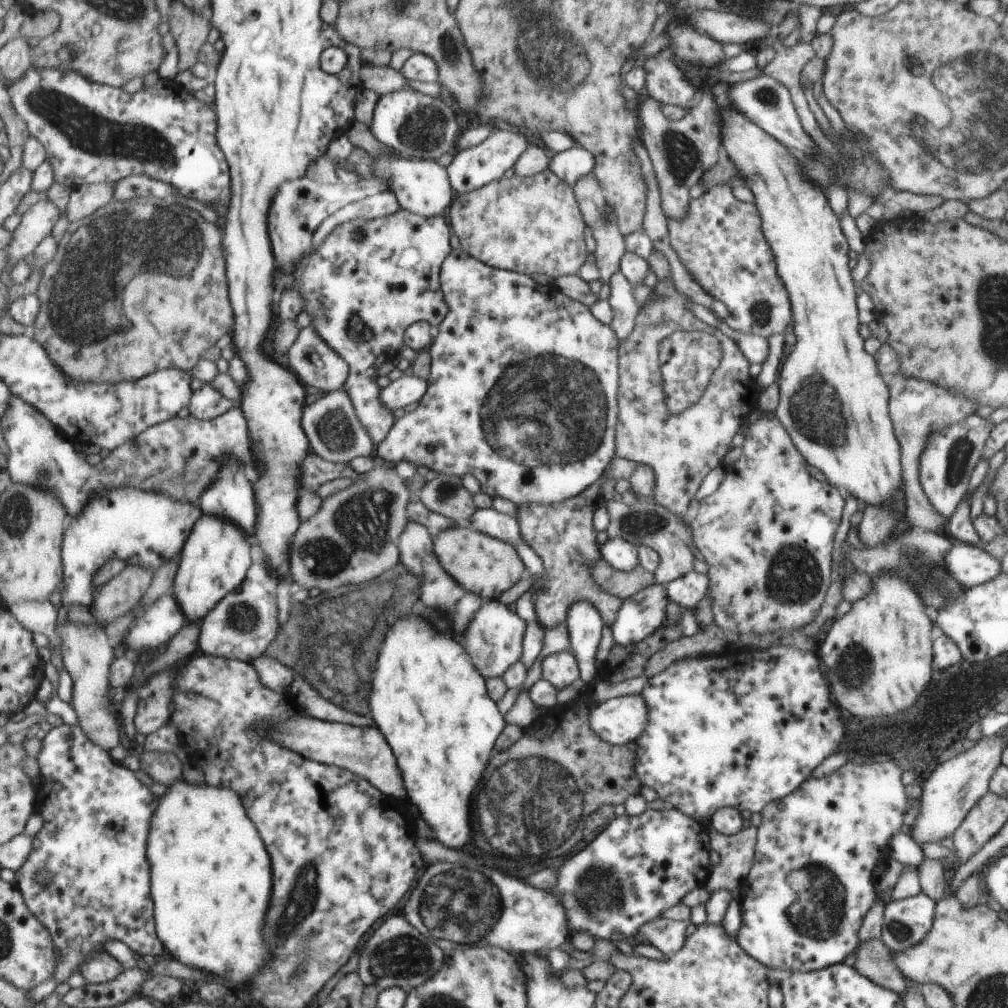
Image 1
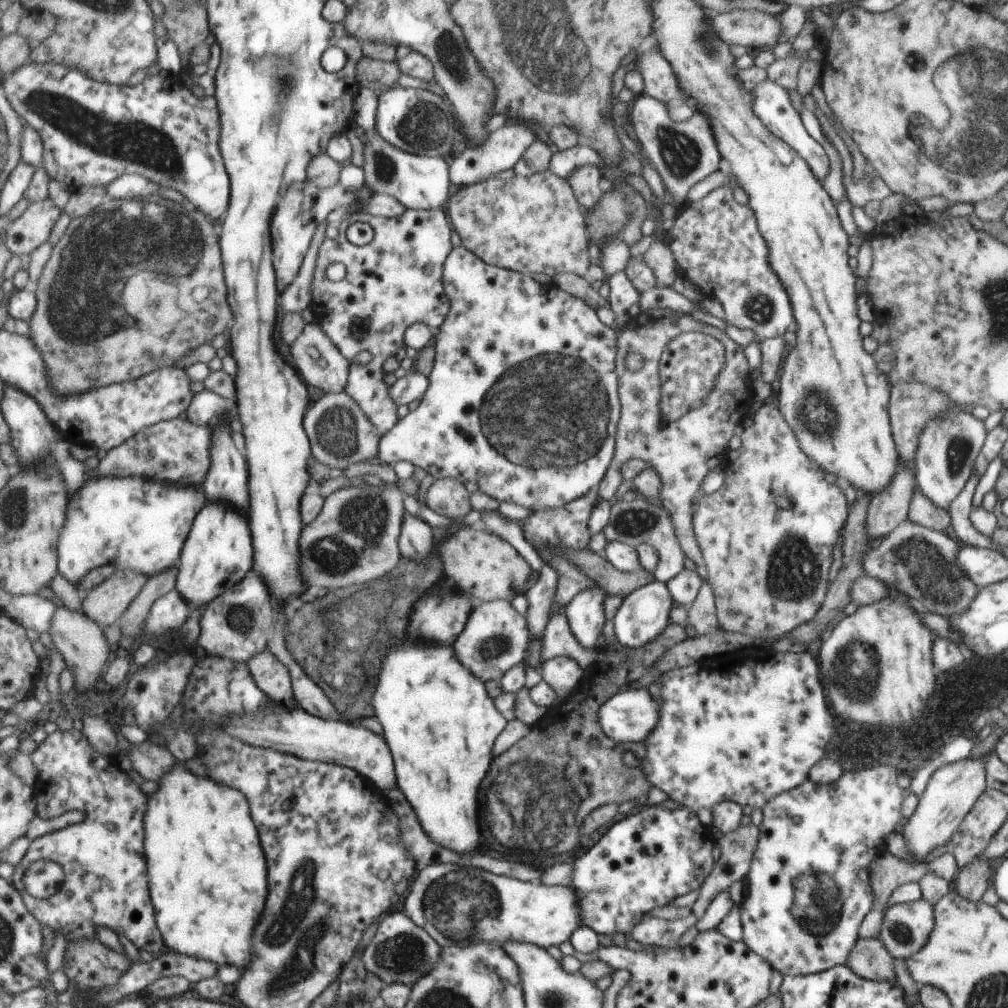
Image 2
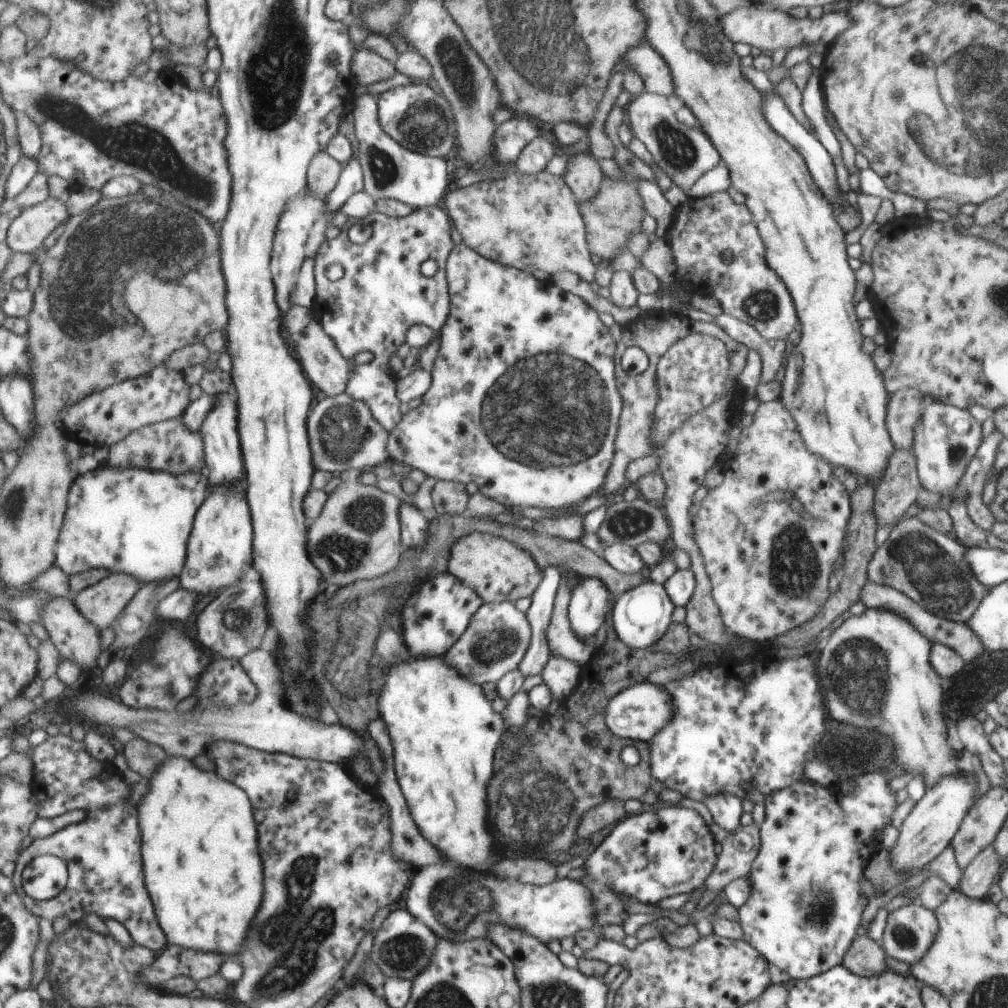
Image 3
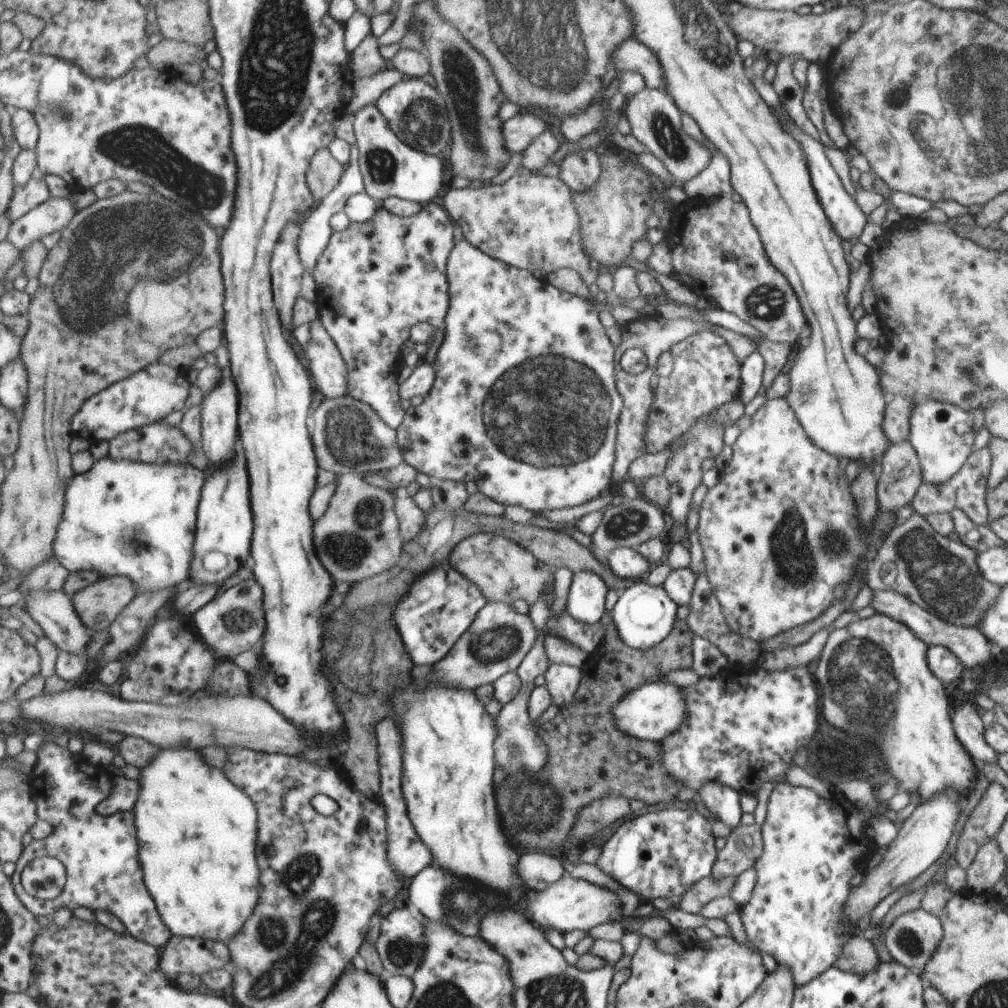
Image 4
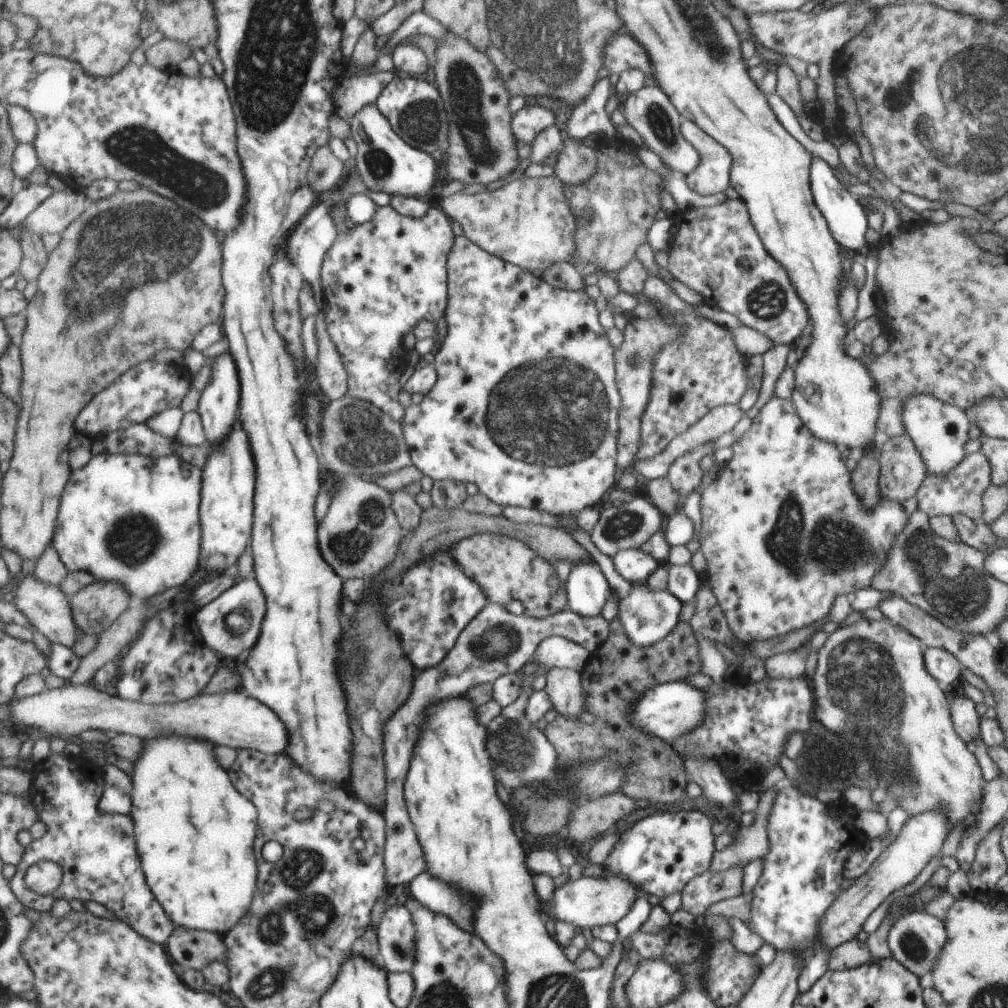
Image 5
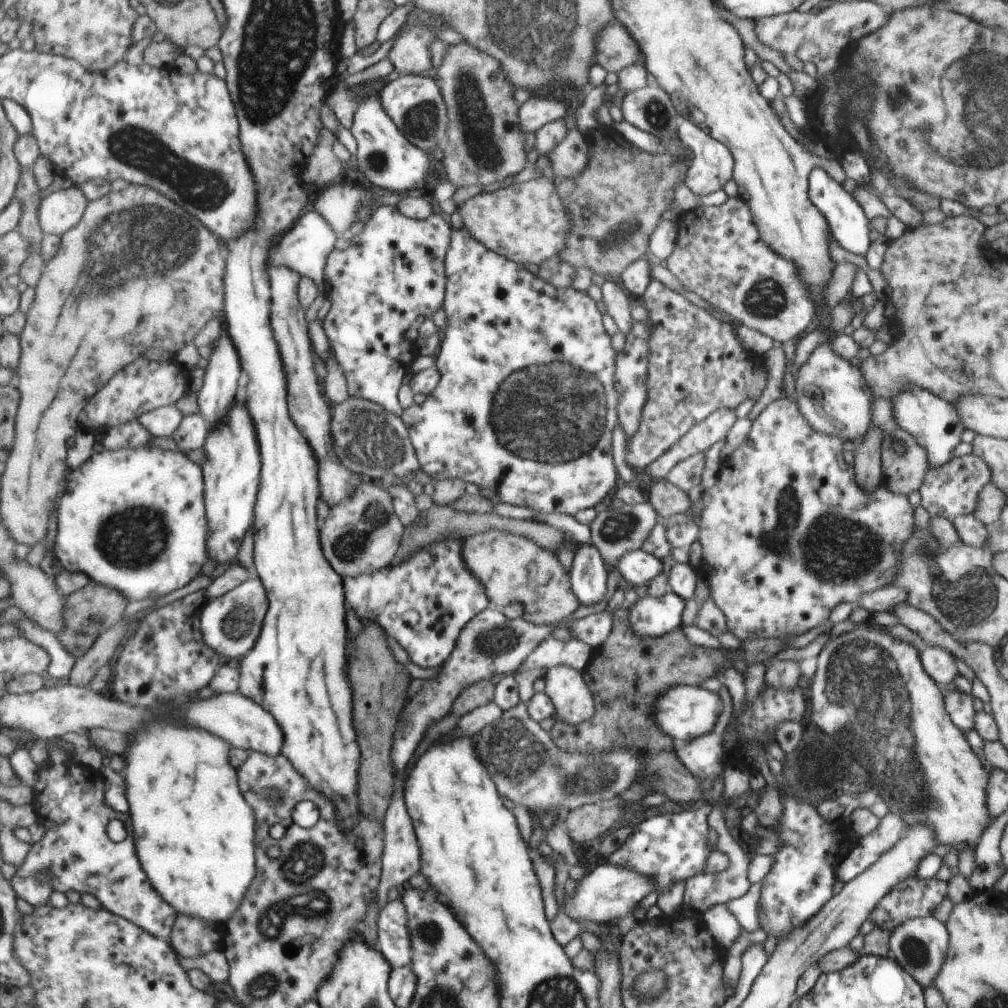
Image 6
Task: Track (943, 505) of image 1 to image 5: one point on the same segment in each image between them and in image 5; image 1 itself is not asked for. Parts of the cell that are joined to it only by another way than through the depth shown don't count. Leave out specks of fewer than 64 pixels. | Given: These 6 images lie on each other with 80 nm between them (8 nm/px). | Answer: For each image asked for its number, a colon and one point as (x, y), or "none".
2: (948, 445)
3: (946, 437)
4: (941, 433)
5: (939, 430)

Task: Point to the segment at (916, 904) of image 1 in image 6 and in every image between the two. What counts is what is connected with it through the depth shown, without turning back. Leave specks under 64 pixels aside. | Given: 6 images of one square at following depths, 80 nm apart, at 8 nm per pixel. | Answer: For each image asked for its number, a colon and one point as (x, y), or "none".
2: (905, 927)
3: (909, 931)
4: (912, 938)
5: (916, 939)
6: (920, 945)

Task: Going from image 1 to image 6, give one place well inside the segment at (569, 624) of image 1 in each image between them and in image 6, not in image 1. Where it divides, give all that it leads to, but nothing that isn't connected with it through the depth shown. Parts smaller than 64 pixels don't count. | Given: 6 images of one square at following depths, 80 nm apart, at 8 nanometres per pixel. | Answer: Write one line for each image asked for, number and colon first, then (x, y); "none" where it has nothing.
2: (584, 612)
3: (587, 605)
4: (586, 593)
5: (587, 590)
6: (587, 575)

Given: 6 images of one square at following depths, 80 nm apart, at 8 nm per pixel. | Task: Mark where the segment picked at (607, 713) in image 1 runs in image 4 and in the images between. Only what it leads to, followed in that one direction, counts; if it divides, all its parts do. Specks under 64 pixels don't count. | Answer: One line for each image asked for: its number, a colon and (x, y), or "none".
2: (631, 715)
3: (638, 713)
4: (656, 710)

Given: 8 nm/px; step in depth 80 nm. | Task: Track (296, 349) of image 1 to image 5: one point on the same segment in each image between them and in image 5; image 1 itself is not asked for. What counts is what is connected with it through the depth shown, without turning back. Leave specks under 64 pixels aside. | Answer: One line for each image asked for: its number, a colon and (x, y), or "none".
2: (320, 363)
3: (325, 366)
4: (328, 368)
5: (332, 376)

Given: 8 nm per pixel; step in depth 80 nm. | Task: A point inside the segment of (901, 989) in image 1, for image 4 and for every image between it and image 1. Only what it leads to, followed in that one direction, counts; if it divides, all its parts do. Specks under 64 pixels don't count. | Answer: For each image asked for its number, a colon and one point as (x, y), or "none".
2: (868, 958)
3: (865, 957)
4: (857, 955)

